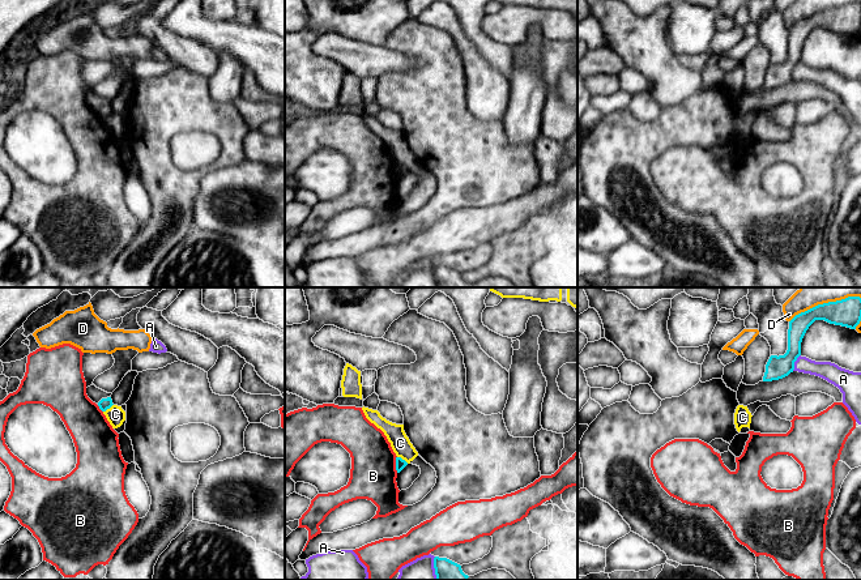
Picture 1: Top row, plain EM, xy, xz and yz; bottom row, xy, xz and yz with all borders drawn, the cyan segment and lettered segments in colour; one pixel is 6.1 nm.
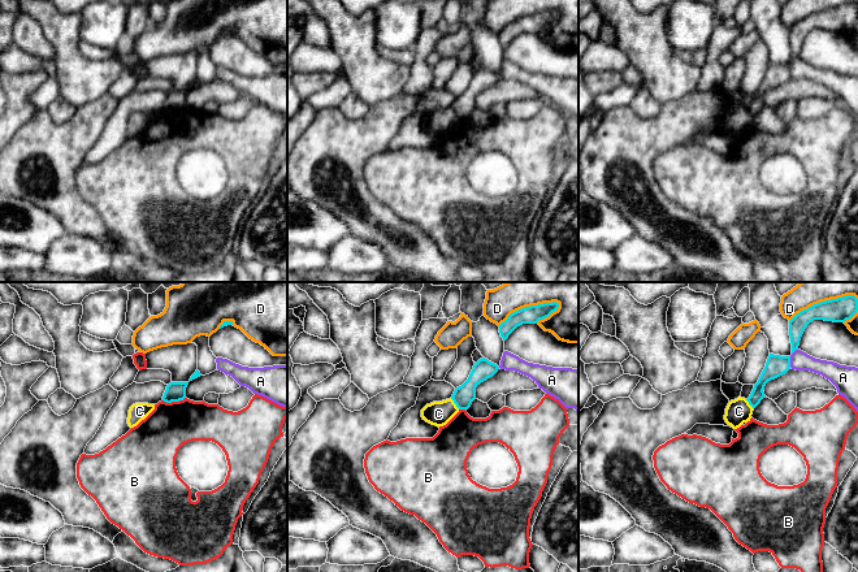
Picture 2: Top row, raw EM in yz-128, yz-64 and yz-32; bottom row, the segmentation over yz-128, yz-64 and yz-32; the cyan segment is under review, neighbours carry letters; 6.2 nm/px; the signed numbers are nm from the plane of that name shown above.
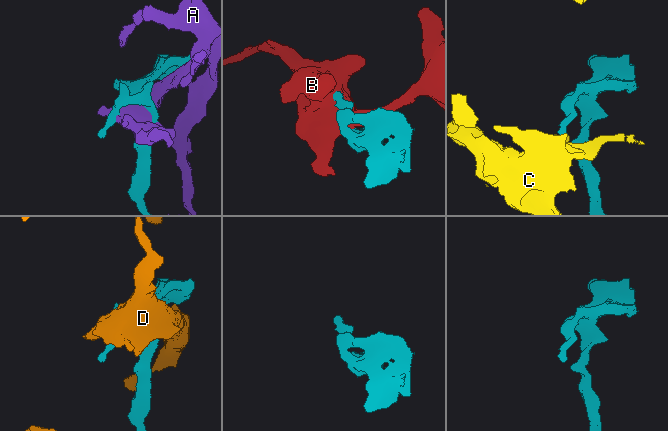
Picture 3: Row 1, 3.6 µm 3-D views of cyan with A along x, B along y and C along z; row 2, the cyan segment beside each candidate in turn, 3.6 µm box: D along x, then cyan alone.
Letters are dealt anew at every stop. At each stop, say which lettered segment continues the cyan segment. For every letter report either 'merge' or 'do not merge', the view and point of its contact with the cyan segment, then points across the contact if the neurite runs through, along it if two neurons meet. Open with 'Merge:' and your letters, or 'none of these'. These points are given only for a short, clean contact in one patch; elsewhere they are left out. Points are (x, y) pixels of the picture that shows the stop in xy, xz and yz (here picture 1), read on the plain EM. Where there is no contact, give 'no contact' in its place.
Merge: none of these
A: do not merge; contact yz (795, 68)
B: do not merge; contact xz (396, 171)
C: do not merge; contact xz (401, 166); border xz (397, 163), (408, 170)
D: do not merge; contact yz (825, 11)

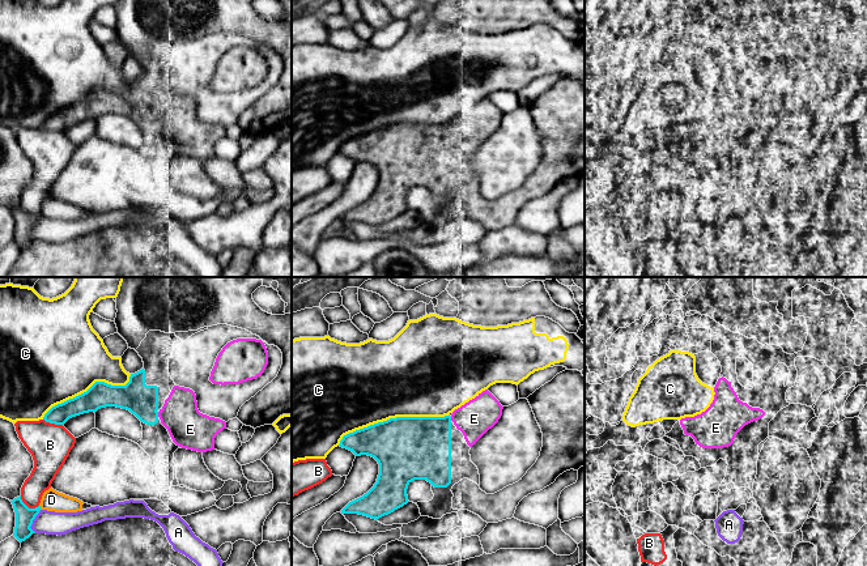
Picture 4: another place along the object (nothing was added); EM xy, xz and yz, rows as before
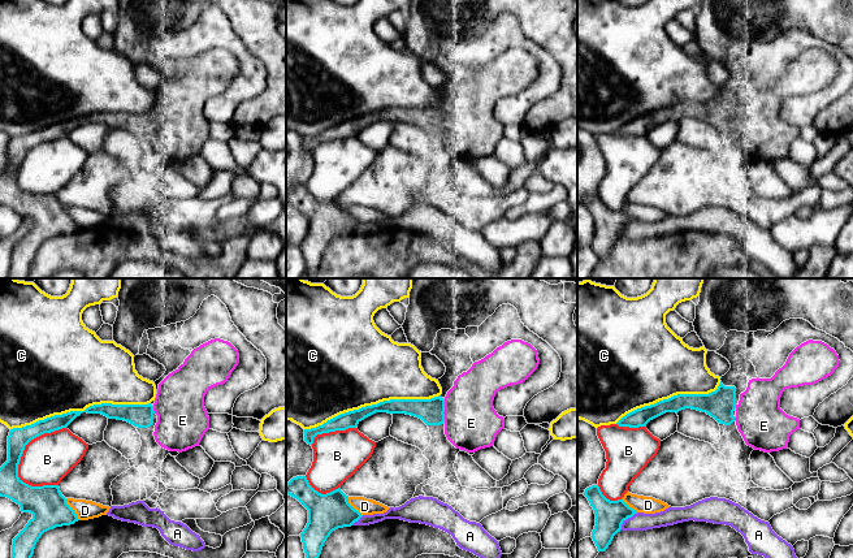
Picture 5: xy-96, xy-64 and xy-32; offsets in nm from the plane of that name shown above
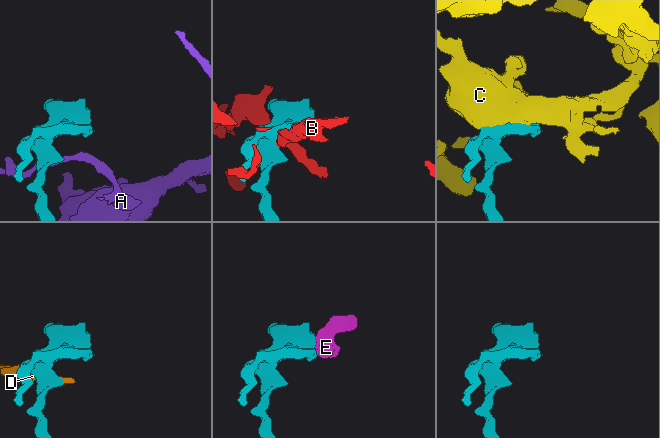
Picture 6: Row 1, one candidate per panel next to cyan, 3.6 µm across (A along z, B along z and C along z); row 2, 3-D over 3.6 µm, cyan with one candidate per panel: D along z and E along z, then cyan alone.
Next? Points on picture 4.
Merge: E
A: do not merge; contact xy (33, 226); border xy (41, 216), (30, 234), (34, 239)
B: do not merge; contact xy (26, 213)
C: do not merge; contact xz (391, 126)
D: do not merge; contact xy (39, 215); border xy (39, 212), (42, 216)
E: merge; contact xy (157, 122)

